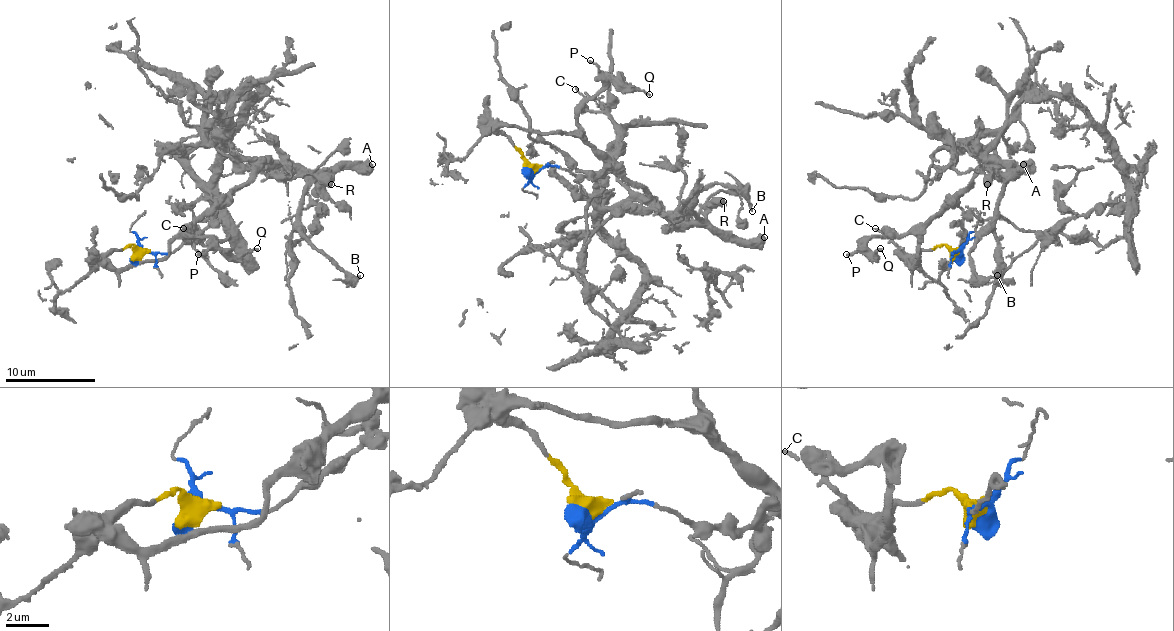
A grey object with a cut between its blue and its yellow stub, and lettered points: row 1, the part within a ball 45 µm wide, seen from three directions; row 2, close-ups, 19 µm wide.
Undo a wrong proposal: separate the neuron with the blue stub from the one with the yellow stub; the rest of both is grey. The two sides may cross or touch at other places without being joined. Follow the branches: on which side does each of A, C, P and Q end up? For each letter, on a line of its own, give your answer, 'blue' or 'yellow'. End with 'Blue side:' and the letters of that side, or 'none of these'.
A: yellow
C: yellow
P: yellow
Q: yellow
Blue side: none of these

